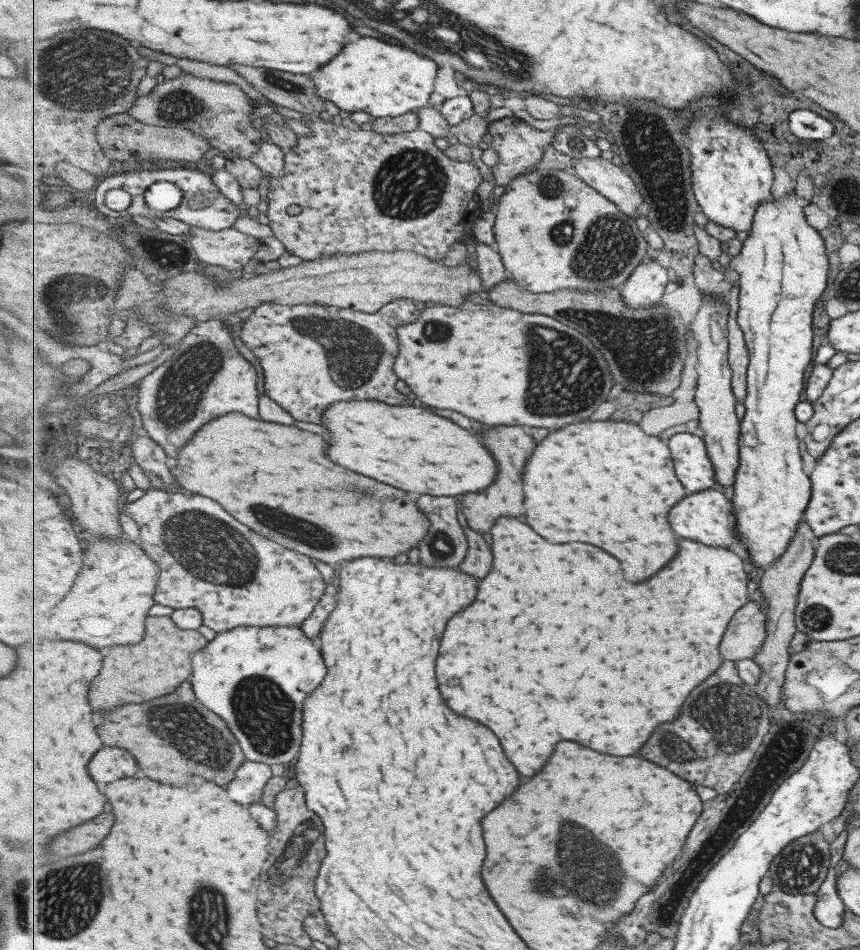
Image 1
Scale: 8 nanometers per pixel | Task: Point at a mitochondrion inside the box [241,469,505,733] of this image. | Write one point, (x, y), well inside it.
(291, 528)

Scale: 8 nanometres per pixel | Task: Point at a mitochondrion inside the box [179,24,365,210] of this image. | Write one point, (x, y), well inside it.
(274, 81)

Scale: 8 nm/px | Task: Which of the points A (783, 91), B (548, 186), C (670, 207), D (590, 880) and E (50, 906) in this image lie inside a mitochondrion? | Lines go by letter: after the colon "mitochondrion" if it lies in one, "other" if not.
A: other
B: mitochondrion
C: mitochondrion
D: mitochondrion
E: mitochondrion

